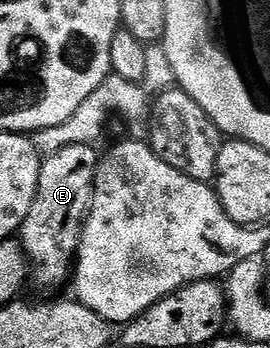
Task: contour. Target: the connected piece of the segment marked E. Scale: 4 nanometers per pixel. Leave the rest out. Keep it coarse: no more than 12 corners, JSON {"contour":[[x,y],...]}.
{"contour":[[99,152],[42,159],[22,222],[32,283],[70,283]]}

